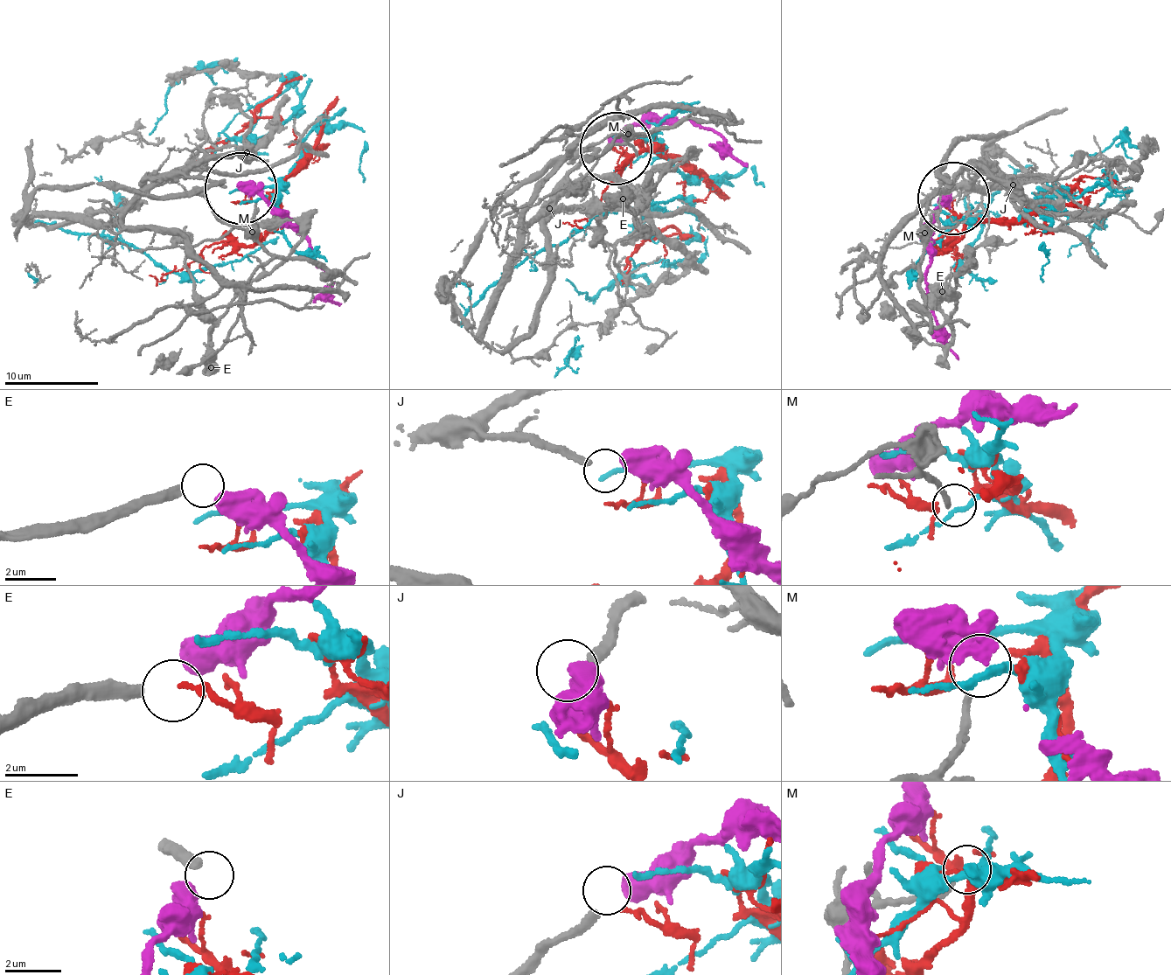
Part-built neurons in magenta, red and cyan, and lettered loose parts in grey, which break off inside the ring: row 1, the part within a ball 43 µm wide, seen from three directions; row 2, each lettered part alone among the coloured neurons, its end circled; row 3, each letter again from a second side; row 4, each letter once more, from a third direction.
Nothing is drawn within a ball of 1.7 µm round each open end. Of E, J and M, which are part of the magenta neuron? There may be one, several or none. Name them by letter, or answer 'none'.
J

